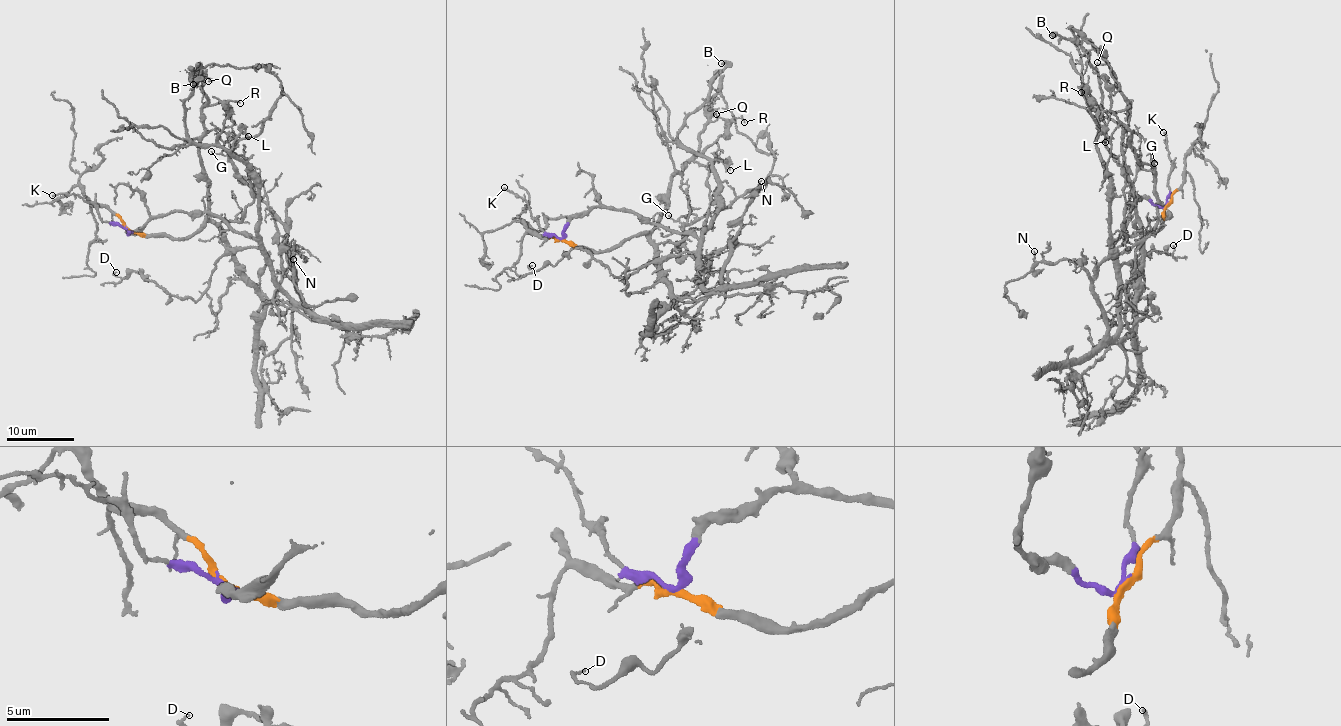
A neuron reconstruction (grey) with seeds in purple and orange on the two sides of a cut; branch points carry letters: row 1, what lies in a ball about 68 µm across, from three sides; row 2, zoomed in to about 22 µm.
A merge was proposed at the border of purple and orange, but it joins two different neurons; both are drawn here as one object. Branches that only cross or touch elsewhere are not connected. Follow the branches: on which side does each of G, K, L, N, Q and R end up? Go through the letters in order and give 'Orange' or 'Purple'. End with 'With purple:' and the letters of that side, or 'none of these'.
G: Orange
K: Purple
L: Purple
N: Purple
Q: Orange
R: Purple
With purple: K, L, N, R

